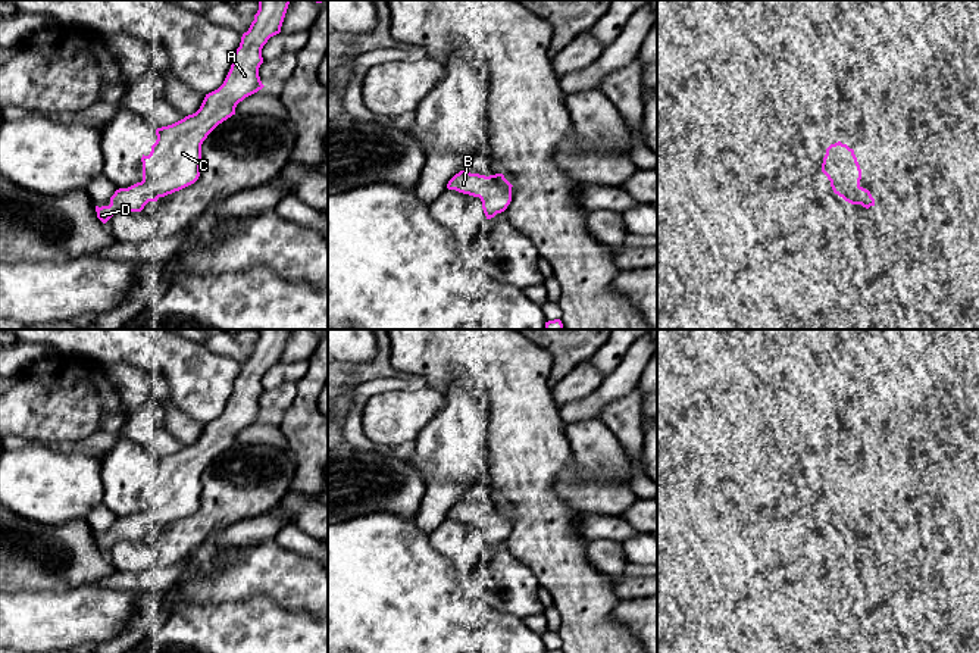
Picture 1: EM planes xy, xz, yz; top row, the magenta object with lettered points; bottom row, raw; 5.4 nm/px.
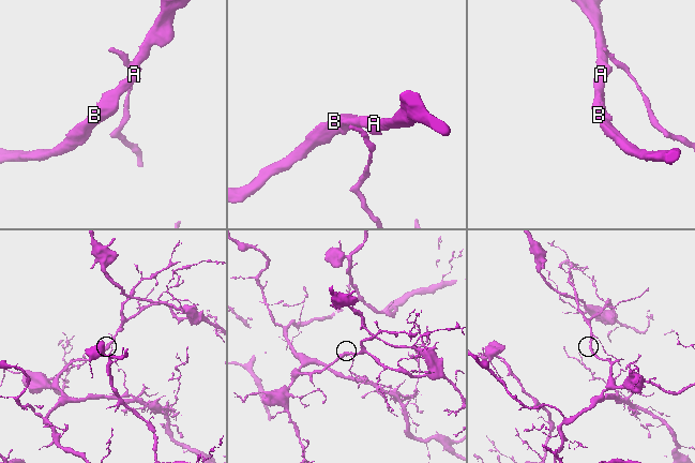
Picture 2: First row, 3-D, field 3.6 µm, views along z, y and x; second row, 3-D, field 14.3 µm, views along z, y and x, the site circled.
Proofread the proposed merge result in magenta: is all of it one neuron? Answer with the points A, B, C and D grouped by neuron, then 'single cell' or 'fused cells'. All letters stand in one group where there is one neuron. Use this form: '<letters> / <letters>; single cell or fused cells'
A B C D; single cell

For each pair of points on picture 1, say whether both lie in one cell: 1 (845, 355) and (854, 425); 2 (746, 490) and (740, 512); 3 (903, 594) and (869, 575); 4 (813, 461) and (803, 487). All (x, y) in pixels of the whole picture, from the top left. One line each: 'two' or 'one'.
1: two
2: two
3: one
4: one

